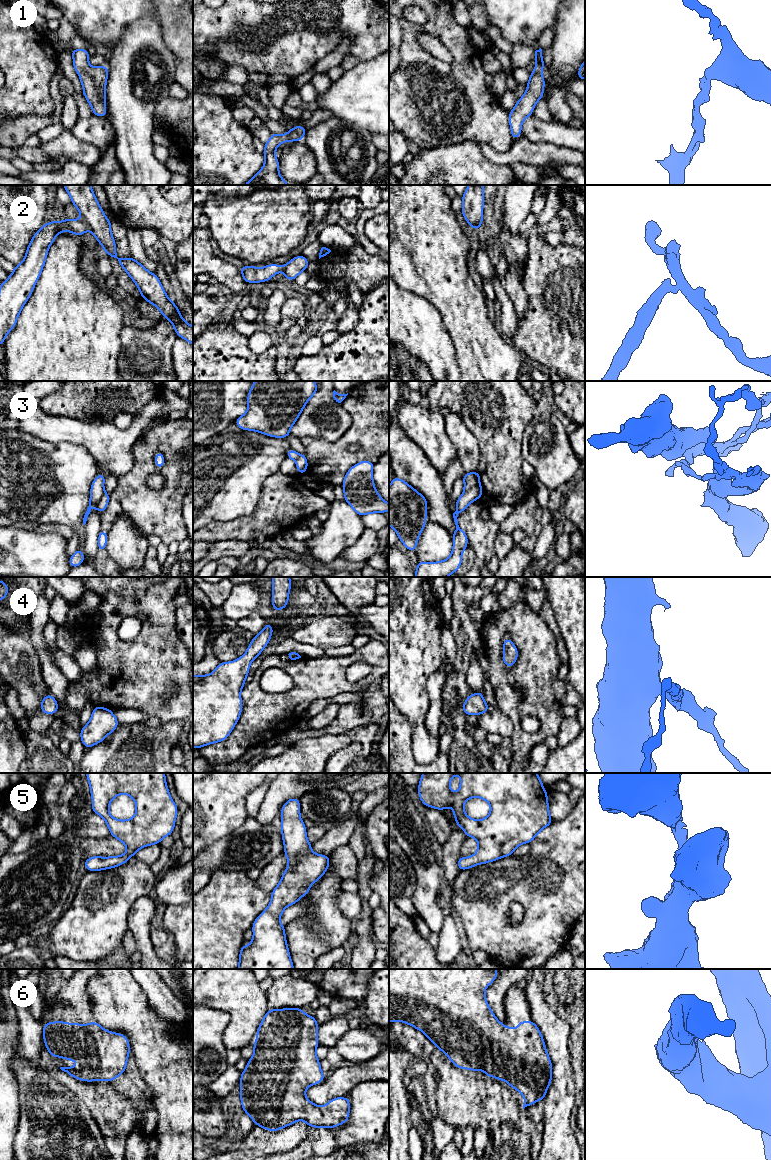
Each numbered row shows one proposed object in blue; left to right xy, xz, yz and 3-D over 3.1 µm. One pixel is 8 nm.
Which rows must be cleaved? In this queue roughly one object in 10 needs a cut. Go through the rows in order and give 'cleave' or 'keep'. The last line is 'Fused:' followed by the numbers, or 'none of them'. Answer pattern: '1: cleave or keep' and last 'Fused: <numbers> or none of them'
1: keep
2: cleave
3: cleave
4: keep
5: keep
6: keep
Fused: 2, 3

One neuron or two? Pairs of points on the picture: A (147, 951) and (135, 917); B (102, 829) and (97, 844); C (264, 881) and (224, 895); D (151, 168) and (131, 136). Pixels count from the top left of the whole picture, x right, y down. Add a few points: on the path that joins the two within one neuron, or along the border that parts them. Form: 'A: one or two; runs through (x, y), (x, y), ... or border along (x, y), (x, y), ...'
A: one; runs through (143, 943), (140, 925)
B: two; border along (110, 835), (104, 838), (86, 838)
C: two; border along (255, 880), (255, 884), (258, 887), (270, 893)
D: one; runs through (143, 160), (134, 151), (133, 144)

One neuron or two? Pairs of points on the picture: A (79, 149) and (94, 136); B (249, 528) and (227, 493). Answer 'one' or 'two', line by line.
A: two
B: two

